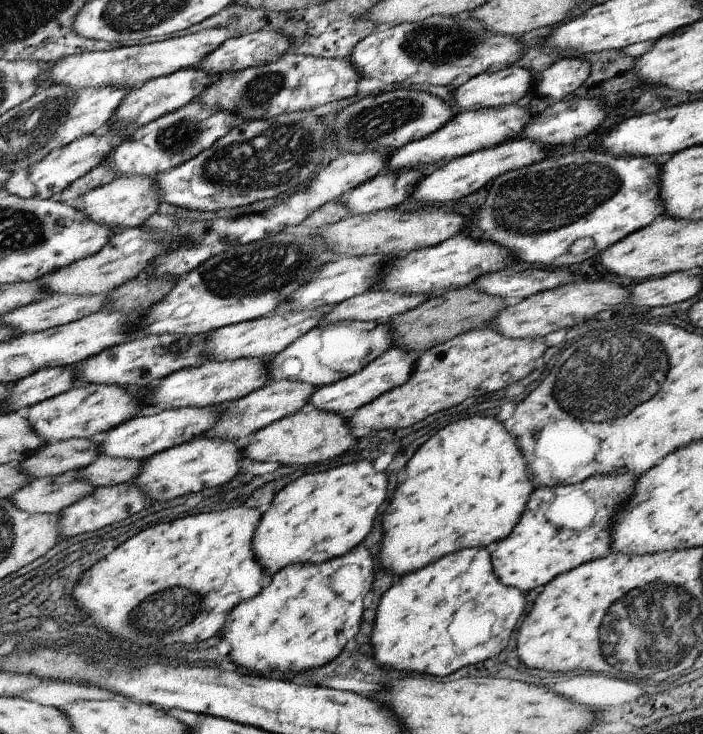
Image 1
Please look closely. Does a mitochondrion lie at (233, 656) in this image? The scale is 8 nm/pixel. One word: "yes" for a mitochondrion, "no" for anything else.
no

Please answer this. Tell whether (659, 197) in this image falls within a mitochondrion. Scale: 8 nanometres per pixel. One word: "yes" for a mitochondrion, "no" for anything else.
no

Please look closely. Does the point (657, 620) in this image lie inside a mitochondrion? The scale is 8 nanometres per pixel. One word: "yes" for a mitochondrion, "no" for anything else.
yes

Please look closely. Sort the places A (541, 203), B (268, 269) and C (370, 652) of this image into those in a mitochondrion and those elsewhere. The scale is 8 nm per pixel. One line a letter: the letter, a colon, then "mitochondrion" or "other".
A: mitochondrion
B: mitochondrion
C: other

